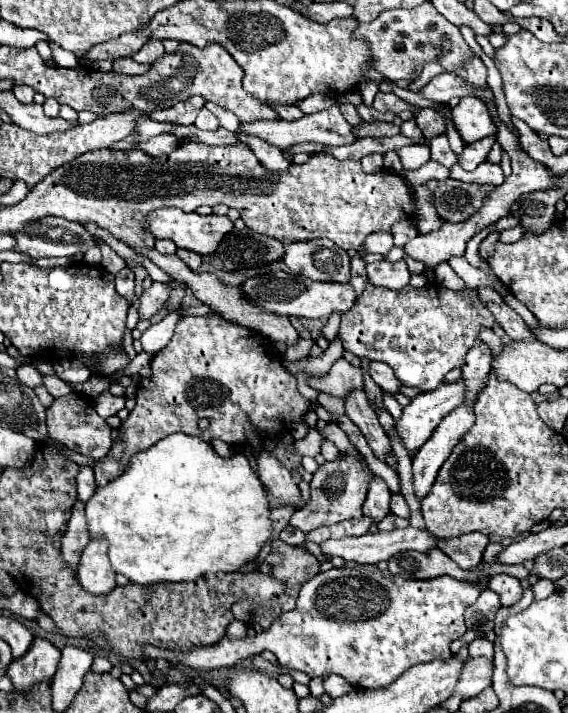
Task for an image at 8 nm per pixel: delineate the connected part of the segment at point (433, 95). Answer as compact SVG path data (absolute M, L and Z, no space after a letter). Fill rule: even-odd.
M440 73L440 75L436 75L418 93L422 97L434 101L434 103L448 103L452 97L460 97L462 99L462 97L468 97L468 95L482 97L484 101L494 101L494 95L492 95L490 89L488 91L480 91L476 87L470 87L456 73Z

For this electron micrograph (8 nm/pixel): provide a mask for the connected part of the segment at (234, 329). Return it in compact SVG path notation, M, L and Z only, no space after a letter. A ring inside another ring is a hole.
M204 315L204 317L180 317L174 337L170 343L158 351L150 363L152 377L142 379L136 391L136 407L130 411L128 419L122 423L118 431L118 441L114 441L108 455L94 463L94 475L98 487L114 481L124 473L124 467L130 463L130 457L152 447L156 441L172 435L172 433L186 433L194 437L202 437L206 443L212 439L222 439L228 445L246 443L248 431L260 431L270 439L278 439L286 433L286 427L292 429L292 423L302 423L304 415L308 413L310 401L304 399L296 389L296 379L284 367L280 357L272 359L274 345L258 335L258 331L250 331L240 325L232 325L220 317ZM208 417L212 423L206 431L198 427L198 419Z

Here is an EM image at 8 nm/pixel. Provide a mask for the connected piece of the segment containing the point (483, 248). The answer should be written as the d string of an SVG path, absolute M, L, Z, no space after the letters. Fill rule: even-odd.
M492 231L492 233L482 241L482 245L480 245L480 255L482 255L484 259L488 259L488 257L492 255L494 243L498 241L498 237L500 237L500 233L498 233L498 231Z

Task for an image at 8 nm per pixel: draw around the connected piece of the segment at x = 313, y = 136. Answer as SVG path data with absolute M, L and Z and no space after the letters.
M334 103L330 109L318 111L314 115L304 115L298 121L284 121L284 119L264 121L264 119L260 119L260 121L254 121L254 123L240 123L236 133L250 135L250 137L260 137L262 141L266 141L266 143L270 143L274 147L280 147L280 149L286 149L286 147L296 145L296 143L306 143L306 141L310 141L310 143L322 143L322 145L346 145L346 143L354 141L352 127L342 117L340 103Z

